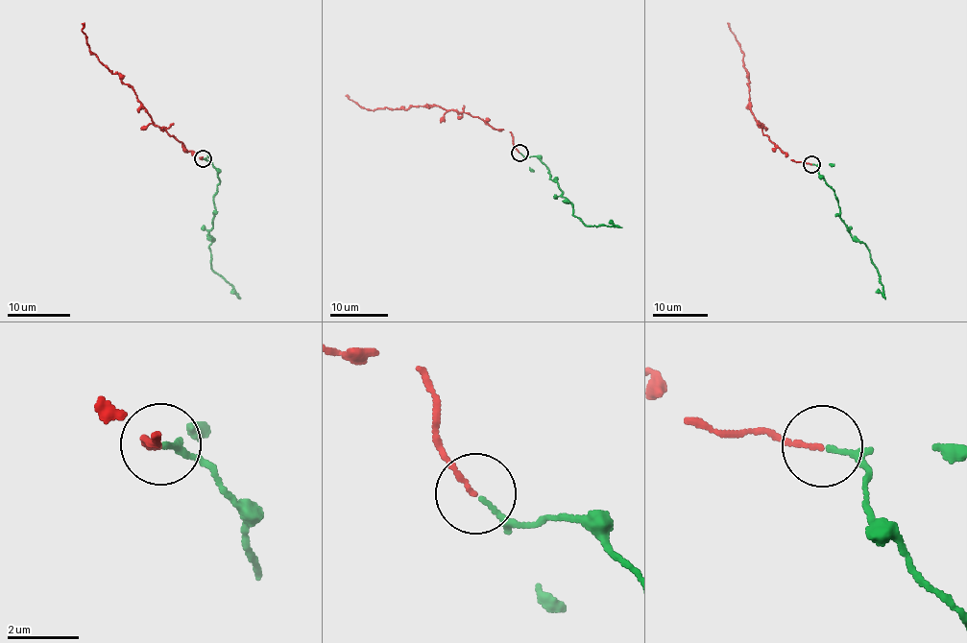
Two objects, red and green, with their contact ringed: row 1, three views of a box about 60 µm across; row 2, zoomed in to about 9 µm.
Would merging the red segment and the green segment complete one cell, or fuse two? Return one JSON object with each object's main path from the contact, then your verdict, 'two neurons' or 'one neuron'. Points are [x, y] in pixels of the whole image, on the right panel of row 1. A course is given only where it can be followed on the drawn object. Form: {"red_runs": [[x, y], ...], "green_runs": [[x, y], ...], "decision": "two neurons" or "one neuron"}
{"red_runs": [[811, 164], [790, 159], [757, 124], [749, 104], [748, 72], [744, 67], [742, 50], [727, 22]], "green_runs": [[813, 164], [819, 167], [820, 175], [838, 202], [838, 216], [848, 233], [867, 248], [885, 298]], "decision": "one neuron"}

